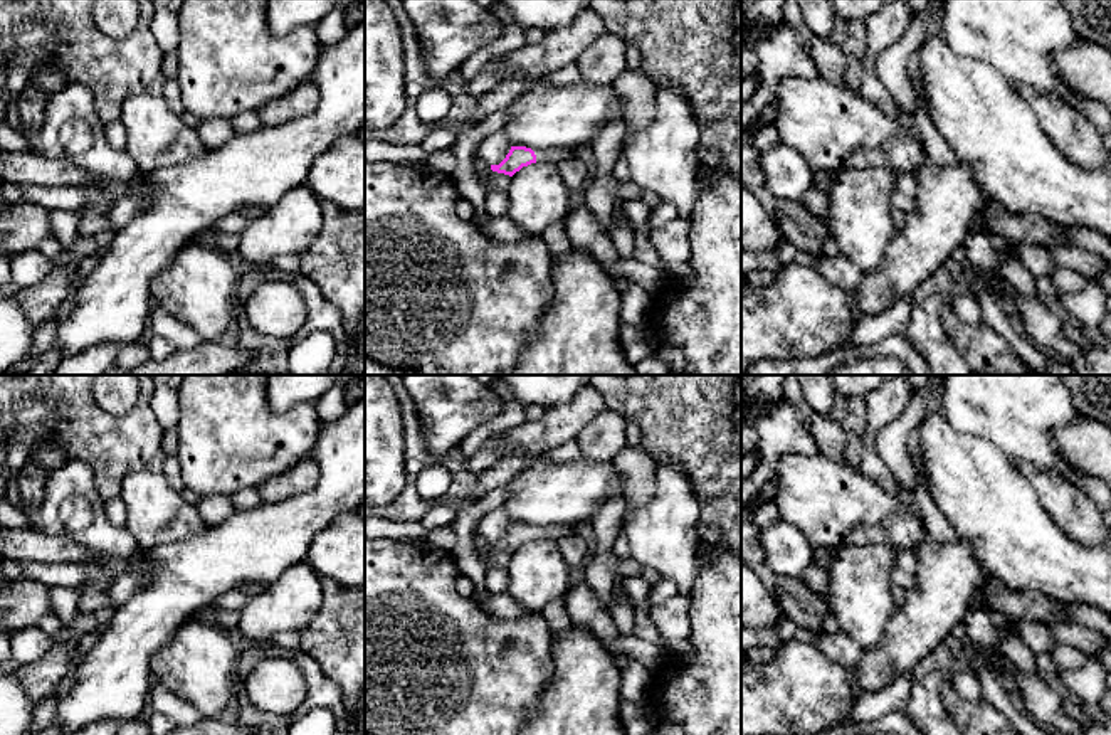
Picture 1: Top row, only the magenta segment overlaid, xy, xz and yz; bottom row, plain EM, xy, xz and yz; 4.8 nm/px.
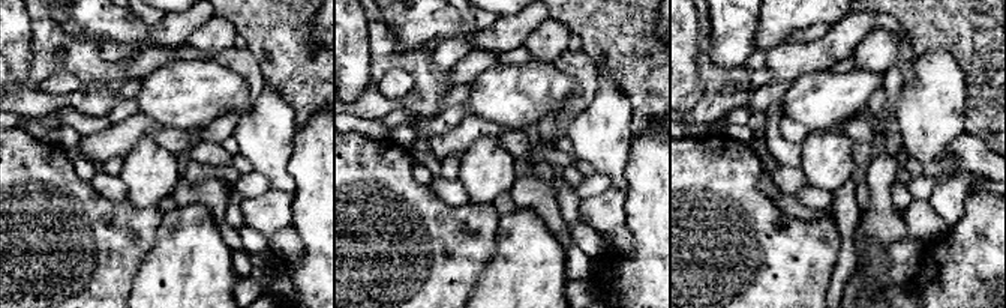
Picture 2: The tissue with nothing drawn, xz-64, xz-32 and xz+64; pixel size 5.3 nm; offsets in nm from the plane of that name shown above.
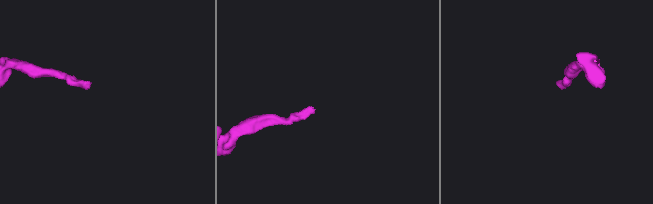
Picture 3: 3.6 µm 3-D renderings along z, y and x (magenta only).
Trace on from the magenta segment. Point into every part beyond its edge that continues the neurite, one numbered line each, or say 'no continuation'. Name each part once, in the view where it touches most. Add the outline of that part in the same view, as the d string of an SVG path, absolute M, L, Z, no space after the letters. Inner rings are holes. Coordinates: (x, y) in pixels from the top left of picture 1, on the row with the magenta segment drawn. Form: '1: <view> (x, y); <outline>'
1: xz (552, 155); M548 148L533 151L536 155L536 163L558 163L563 160L577 158L577 150Z

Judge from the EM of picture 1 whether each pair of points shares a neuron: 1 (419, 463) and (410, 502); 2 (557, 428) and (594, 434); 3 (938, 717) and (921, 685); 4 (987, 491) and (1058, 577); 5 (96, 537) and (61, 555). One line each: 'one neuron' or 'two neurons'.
1: one neuron
2: two neurons
3: one neuron
4: one neuron
5: two neurons

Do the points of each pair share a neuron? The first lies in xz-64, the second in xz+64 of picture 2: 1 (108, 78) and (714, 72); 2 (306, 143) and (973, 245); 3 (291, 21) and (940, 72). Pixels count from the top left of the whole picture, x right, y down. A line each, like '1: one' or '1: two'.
1: one
2: one
3: two

